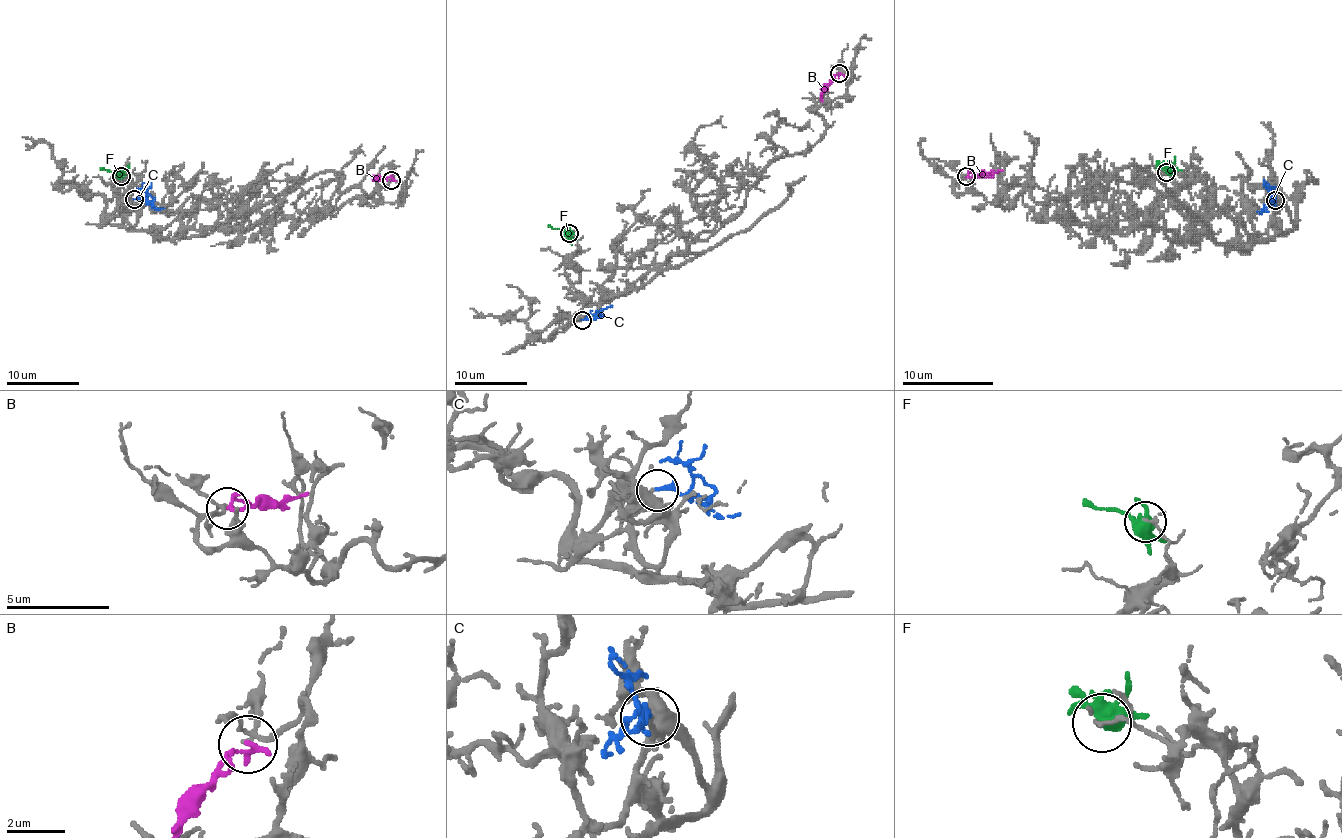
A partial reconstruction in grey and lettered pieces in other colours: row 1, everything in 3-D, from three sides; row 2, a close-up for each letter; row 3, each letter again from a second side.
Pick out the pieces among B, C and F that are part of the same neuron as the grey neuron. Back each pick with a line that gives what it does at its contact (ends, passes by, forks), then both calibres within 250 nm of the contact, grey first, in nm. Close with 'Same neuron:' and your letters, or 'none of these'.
C: It ends there. Thickness 150 nm (grey) against 190 nm
Same neuron: C

